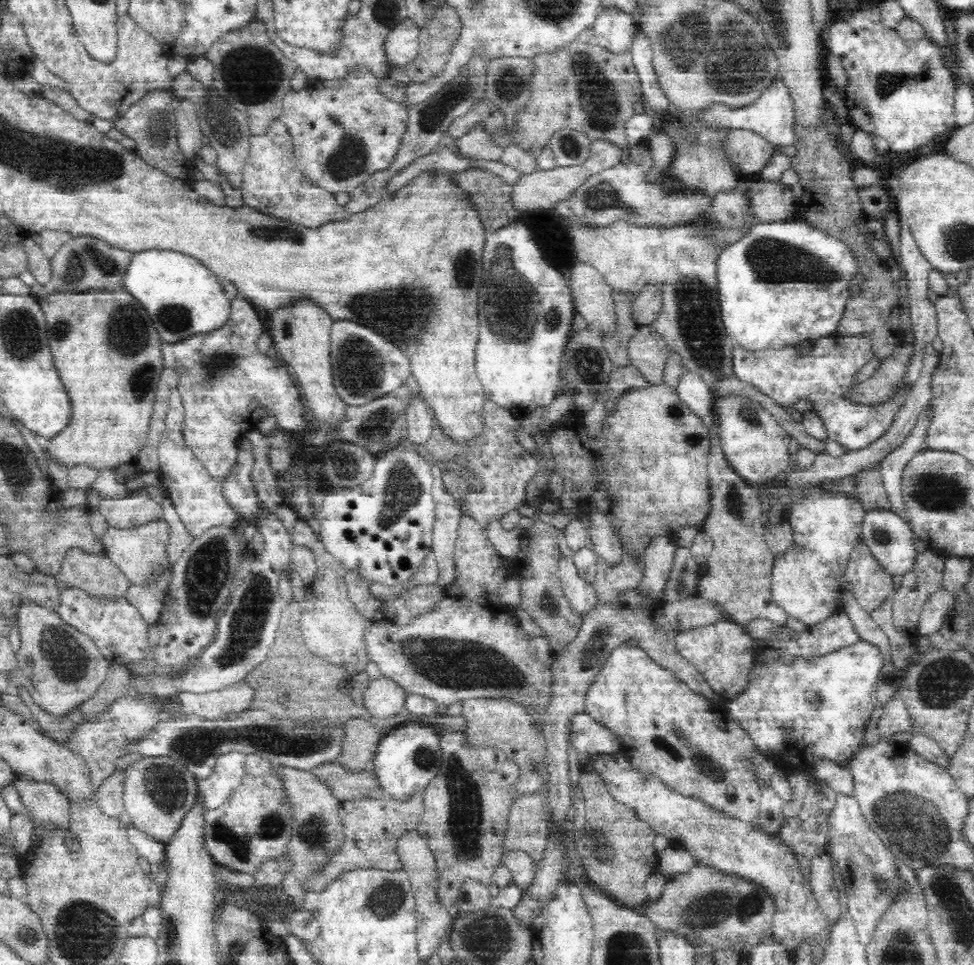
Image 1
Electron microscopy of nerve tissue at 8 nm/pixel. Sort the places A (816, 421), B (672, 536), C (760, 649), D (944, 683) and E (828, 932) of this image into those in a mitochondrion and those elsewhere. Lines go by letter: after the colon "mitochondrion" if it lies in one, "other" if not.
A: other
B: other
C: other
D: mitochondrion
E: other

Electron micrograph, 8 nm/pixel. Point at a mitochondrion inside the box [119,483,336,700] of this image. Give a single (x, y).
(247, 624)

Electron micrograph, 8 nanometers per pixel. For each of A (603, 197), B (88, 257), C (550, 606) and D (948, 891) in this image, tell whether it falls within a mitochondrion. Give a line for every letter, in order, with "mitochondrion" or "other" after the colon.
A: mitochondrion
B: mitochondrion
C: other
D: mitochondrion

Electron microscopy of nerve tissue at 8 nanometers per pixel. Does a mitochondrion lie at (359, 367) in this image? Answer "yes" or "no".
yes

